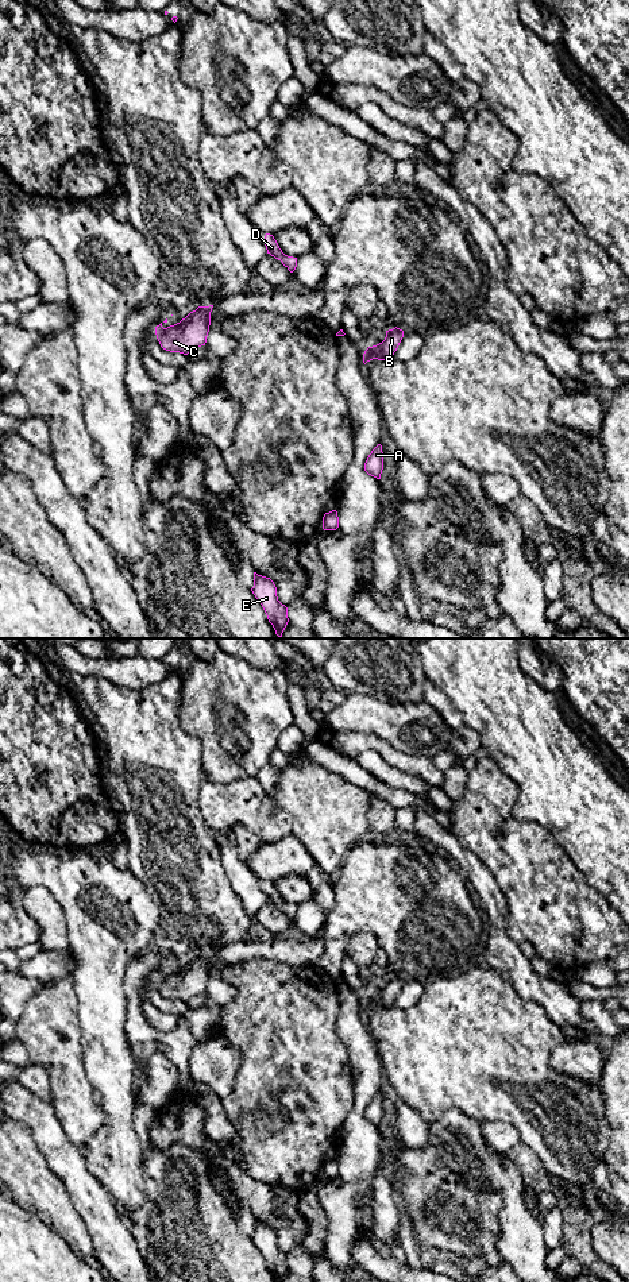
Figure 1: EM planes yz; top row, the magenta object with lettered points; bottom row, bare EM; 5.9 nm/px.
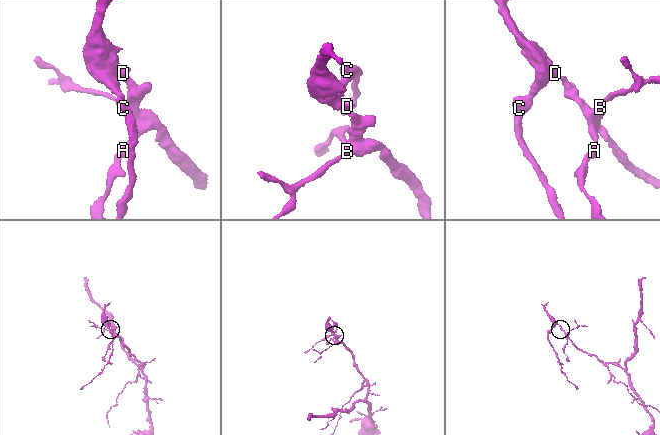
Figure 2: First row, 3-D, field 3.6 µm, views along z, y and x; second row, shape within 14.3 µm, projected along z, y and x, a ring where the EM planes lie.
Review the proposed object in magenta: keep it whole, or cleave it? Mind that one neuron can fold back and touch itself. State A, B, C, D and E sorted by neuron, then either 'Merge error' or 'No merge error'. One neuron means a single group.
Groups: A B C D E. No merge error

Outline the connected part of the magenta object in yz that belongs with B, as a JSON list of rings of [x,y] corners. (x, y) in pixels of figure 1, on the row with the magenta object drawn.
[[[397,327],[386,331],[386,337],[382,343],[368,347],[364,351],[363,363],[366,364],[373,359],[393,360],[393,355],[397,351],[402,337],[404,337],[404,331]]]

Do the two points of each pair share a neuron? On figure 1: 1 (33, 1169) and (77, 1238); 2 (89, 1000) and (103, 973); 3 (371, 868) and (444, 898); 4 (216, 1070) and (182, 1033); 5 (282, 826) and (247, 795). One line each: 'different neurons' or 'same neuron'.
1: same neuron
2: same neuron
3: same neuron
4: different neurons
5: same neuron

